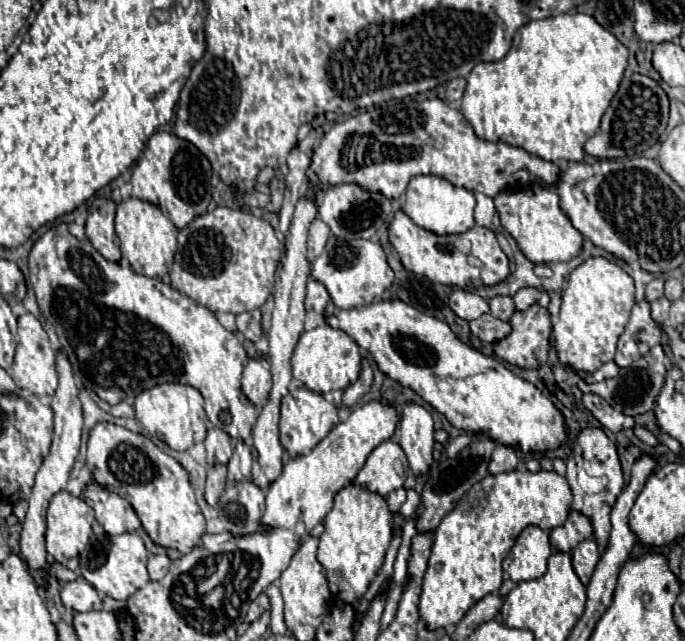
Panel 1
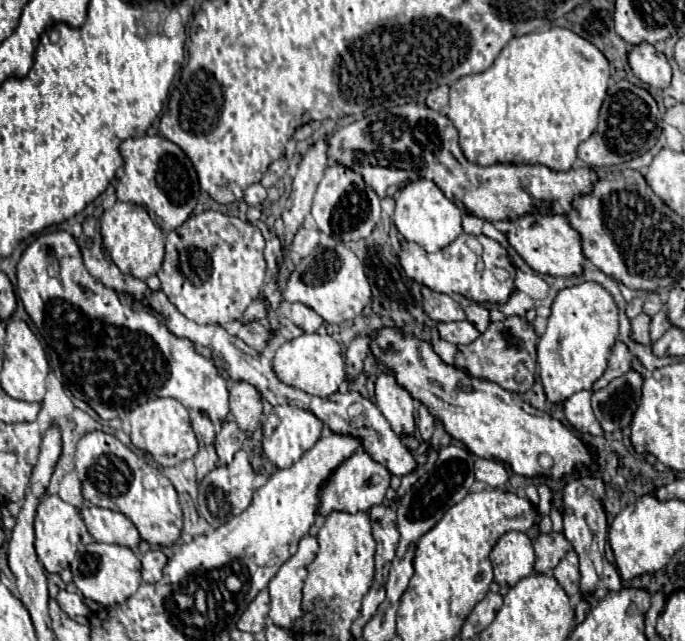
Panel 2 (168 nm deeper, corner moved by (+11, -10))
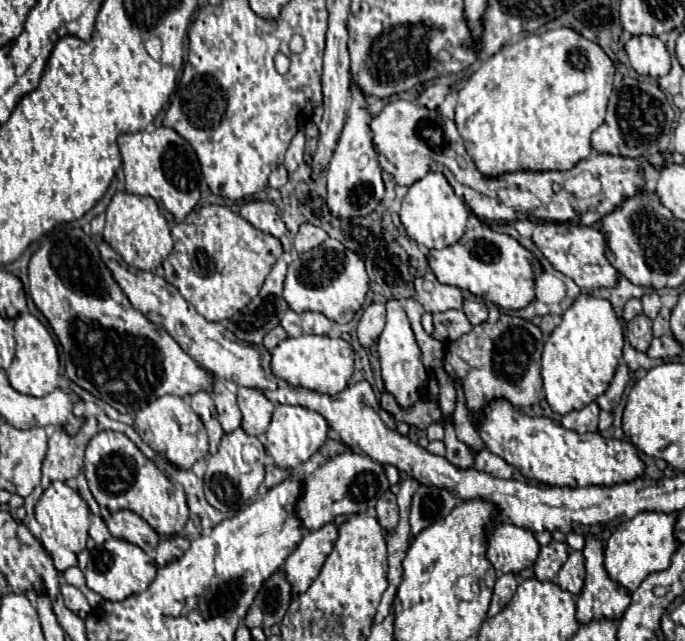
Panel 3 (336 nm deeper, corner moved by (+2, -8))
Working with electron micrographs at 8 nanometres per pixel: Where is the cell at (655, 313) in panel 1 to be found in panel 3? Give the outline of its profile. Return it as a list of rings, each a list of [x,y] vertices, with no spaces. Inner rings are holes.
[[[637,315],[633,321],[627,323],[627,339],[629,339],[633,349],[647,351],[651,339],[653,339],[651,325],[653,325],[653,321],[645,315]]]

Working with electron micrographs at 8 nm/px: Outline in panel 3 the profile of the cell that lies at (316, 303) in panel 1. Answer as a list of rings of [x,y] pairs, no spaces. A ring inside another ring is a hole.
[[[313,311],[303,313],[301,321],[303,321],[303,331],[315,335],[327,335],[333,327],[333,321],[329,321],[323,313],[313,313]]]

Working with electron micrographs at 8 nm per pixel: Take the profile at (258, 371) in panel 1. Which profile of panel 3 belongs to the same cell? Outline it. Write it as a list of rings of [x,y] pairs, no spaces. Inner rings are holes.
[[[239,387],[237,405],[243,415],[241,429],[245,429],[245,433],[249,433],[249,435],[258,435],[260,442],[265,443],[267,440],[265,431],[271,421],[273,403],[259,389]],[[259,433],[262,434],[259,435]]]

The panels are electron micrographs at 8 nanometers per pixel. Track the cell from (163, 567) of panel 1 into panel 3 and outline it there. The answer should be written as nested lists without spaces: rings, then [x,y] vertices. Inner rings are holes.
[[[171,537],[171,539],[163,539],[159,543],[159,547],[155,549],[157,551],[157,565],[167,565],[175,559],[179,559],[185,551],[189,549],[189,539],[183,539],[183,537]]]

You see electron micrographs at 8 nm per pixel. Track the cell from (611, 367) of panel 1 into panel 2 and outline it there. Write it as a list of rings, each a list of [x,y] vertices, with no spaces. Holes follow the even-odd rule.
[[[578,391],[576,395],[568,397],[564,401],[564,413],[576,431],[590,435],[604,435],[598,419],[592,413],[591,394],[592,391]]]

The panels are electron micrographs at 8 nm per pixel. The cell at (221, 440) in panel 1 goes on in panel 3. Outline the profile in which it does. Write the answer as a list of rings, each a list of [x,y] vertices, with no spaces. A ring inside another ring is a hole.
[[[201,391],[201,393],[187,395],[187,403],[191,405],[191,409],[193,409],[193,411],[203,419],[203,421],[207,421],[207,419],[211,419],[211,417],[217,415],[217,413],[215,413],[213,399],[211,399],[211,393]]]

